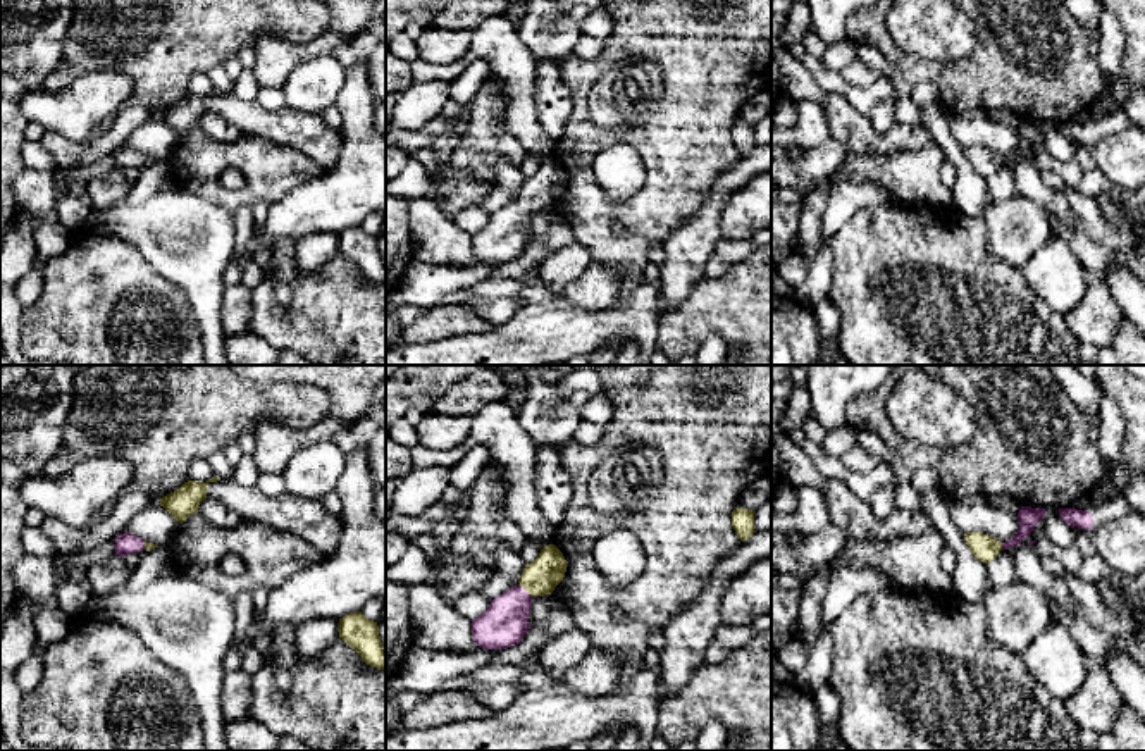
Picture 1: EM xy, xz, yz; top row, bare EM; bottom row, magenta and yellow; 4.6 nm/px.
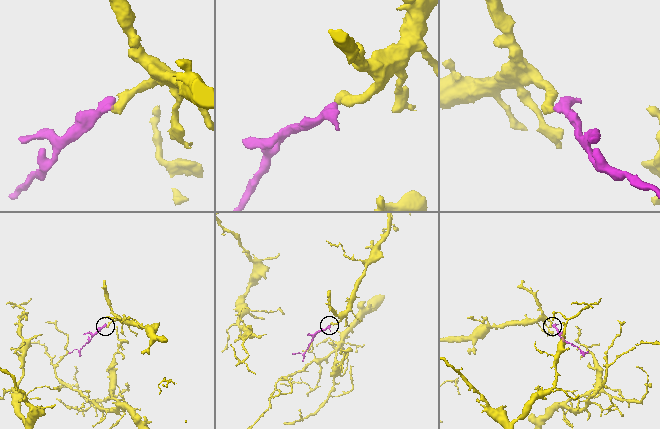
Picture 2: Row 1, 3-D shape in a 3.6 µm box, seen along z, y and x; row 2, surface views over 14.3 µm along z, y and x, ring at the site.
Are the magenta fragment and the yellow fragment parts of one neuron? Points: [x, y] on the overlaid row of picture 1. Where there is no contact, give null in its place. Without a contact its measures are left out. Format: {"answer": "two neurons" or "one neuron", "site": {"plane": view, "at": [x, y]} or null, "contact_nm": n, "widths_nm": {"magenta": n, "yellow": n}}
{"answer": "one neuron", "site": {"plane": "xz", "at": [526, 591]}, "contact_nm": 90, "widths_nm": {"magenta": 220, "yellow": 160}}

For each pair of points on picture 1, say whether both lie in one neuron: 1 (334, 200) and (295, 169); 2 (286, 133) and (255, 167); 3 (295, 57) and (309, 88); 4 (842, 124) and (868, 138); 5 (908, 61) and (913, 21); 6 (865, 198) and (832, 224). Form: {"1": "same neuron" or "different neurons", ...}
{"1": "different neurons", "2": "different neurons", "3": "different neurons", "4": "same neuron", "5": "different neurons", "6": "same neuron"}

